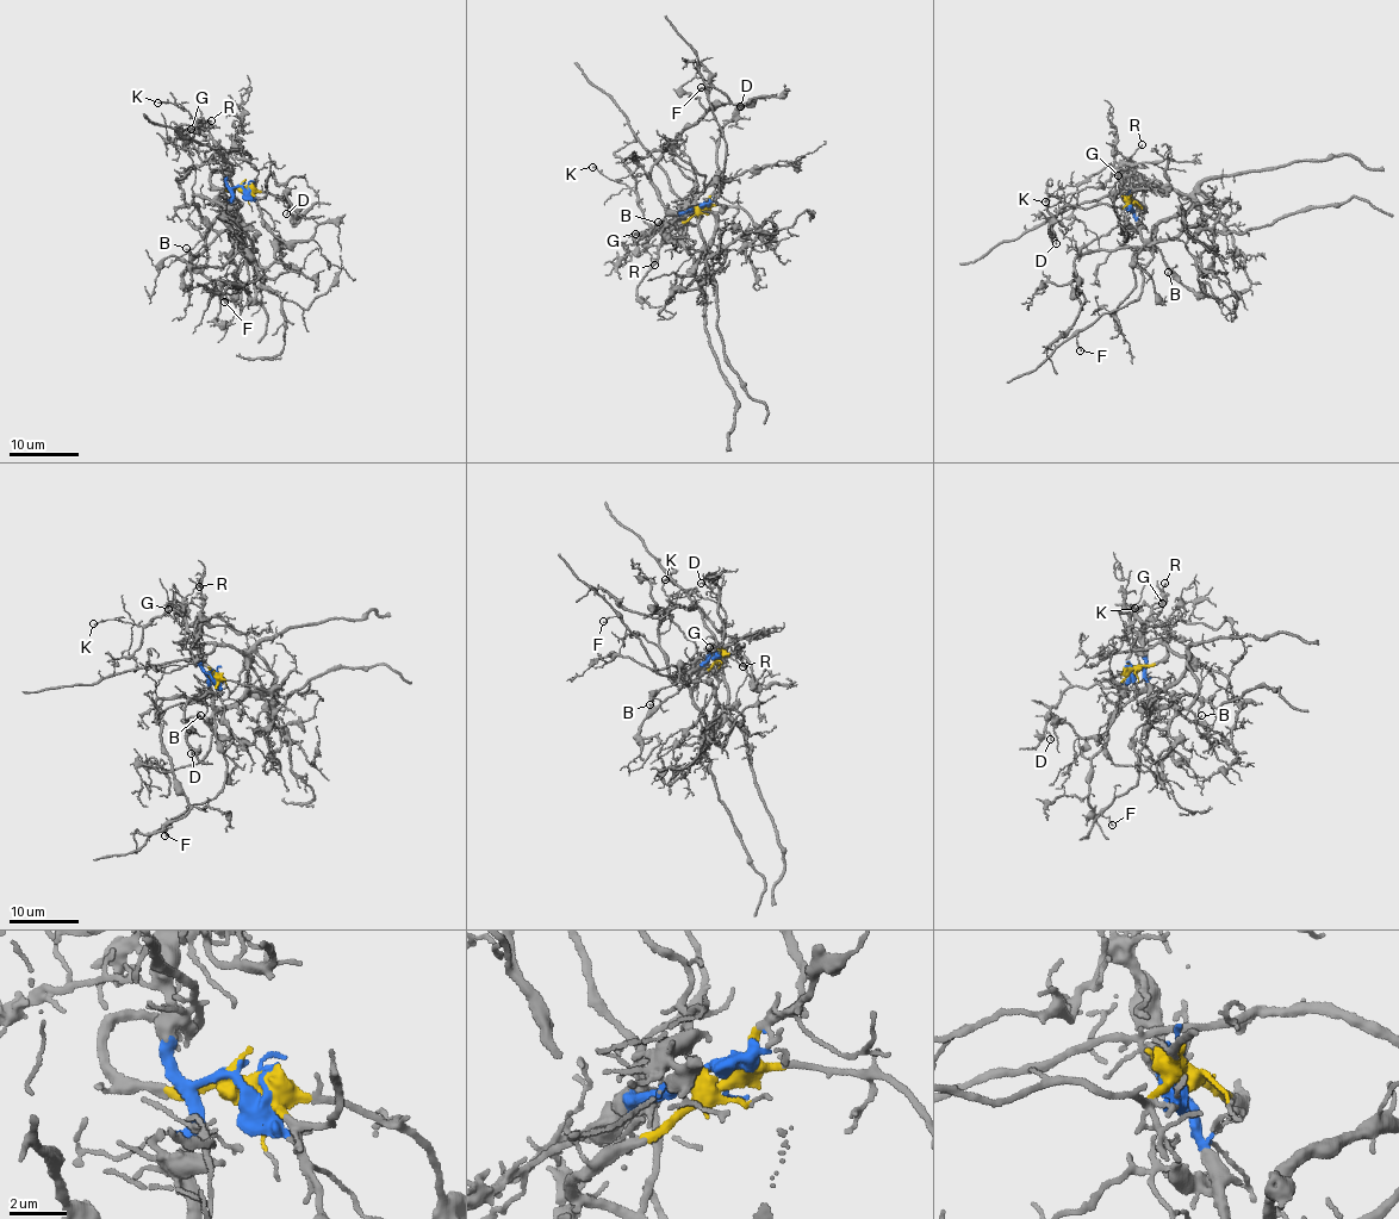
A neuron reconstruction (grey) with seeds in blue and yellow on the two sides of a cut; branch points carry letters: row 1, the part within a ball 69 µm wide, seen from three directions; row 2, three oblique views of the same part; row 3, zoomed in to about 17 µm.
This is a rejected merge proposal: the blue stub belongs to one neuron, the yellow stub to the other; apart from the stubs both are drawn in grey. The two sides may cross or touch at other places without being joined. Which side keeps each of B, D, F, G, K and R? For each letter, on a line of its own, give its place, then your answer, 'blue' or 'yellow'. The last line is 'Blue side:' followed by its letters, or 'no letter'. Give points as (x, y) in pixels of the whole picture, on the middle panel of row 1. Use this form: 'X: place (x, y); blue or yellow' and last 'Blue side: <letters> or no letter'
B: place (658, 222); yellow
D: place (740, 106); yellow
F: place (701, 87); blue
G: place (635, 234); blue
K: place (592, 167); blue
R: place (654, 265); blue
Blue side: F, G, K, R

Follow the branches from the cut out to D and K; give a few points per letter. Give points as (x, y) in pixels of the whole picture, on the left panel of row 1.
D: (242, 186), (250, 194), (265, 197), (271, 173), (273, 180), (285, 187), (286, 213)
K: (240, 186), (229, 186), (224, 153), (205, 120), (196, 119), (186, 110), (169, 103), (159, 103)

